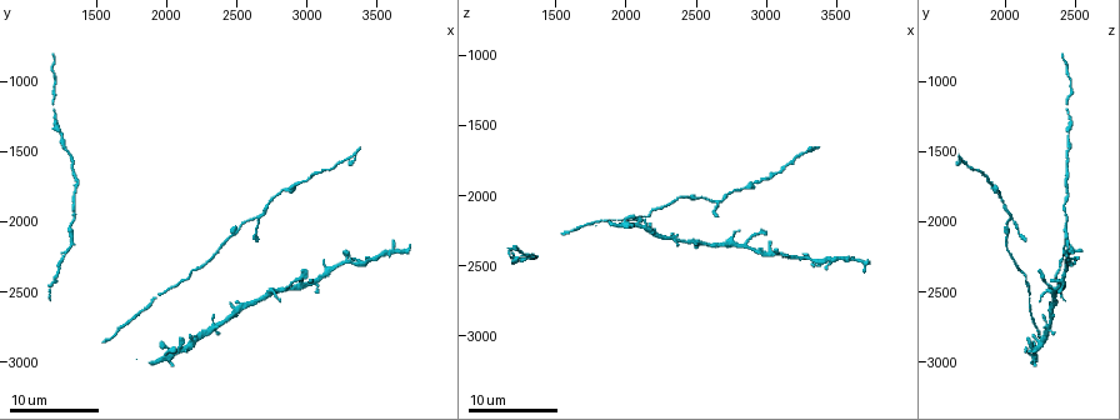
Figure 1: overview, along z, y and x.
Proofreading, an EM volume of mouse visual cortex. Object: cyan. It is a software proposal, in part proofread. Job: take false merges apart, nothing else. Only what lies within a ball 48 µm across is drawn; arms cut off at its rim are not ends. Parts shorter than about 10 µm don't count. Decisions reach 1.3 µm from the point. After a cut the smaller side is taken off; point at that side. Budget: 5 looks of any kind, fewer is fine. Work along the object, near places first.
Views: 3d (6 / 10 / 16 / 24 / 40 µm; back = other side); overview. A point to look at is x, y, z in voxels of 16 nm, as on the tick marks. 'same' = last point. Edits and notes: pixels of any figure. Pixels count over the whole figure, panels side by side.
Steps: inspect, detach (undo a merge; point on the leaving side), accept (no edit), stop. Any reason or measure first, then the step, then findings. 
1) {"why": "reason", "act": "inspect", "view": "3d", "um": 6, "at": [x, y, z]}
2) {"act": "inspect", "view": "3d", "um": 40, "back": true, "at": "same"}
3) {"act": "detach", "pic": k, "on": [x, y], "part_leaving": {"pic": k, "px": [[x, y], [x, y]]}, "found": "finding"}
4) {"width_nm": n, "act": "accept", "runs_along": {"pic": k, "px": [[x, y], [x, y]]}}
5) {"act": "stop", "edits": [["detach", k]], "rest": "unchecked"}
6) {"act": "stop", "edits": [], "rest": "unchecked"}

{"why": "sudden change in width", "act": "inspect", "view": "3d", "um": 16, "at": [2600, 1980, 2060]}

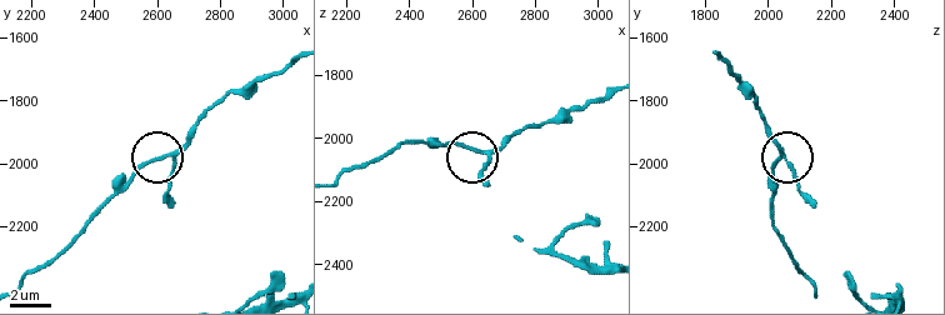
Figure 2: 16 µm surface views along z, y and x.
{"why": "from behind", "act": "inspect", "view": "3d", "um": 16, "back": true, "at": [2620, 1980, 2040]}

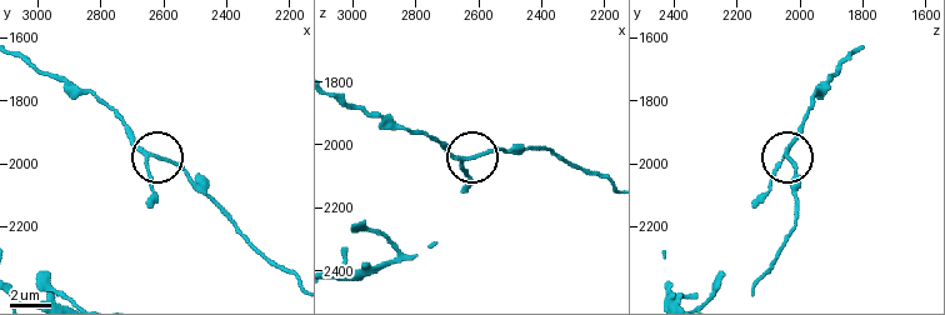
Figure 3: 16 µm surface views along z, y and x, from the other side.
{"act": "accept", "found": "continuous, no second neuron"}

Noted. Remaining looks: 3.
{"why": "four-way junction", "act": "inspect", "view": "3d", "um": 6, "at": [3020, 2460, 2420]}

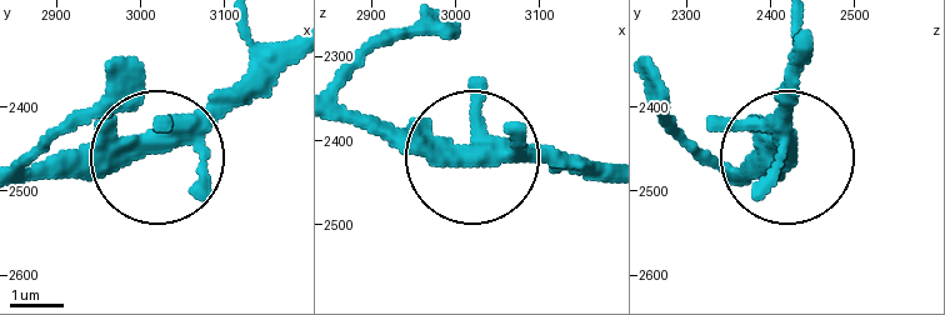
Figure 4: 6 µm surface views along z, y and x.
{"act": "inspect", "view": "3d", "um": 6, "back": true, "at": [3030, 2440, 2420]}

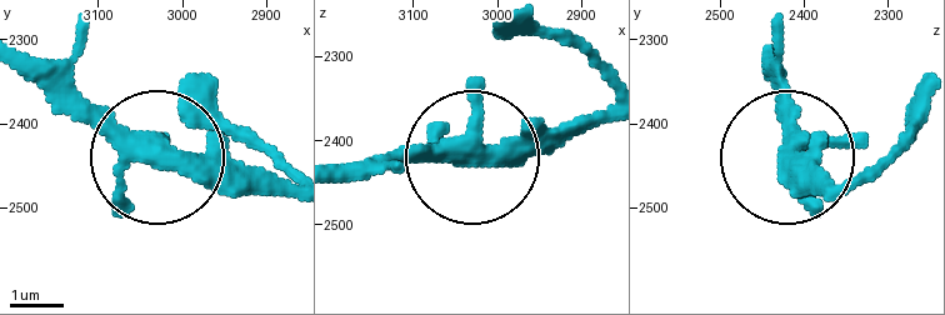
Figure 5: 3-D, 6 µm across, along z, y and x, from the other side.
{"act": "accept", "runs_along": {"pic": 5, "px": [[285, 198], [164, 161], [60, 68]]}, "found": "all the same neuron"}

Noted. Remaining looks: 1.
{"why": "side arm on a straight run", "act": "inspect", "view": "3d", "um": 16, "at": [2320, 2780, 2300]}

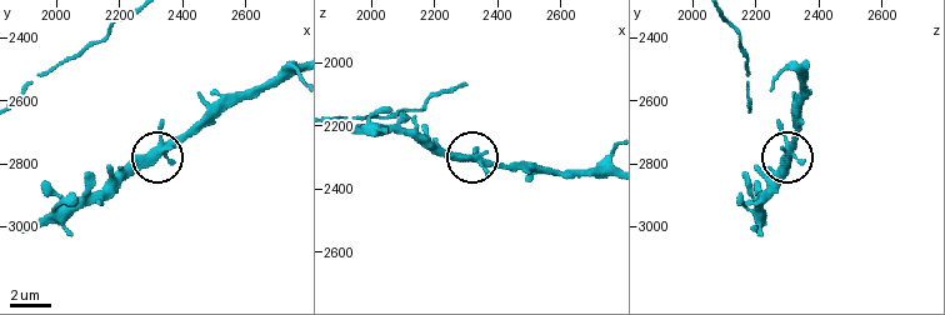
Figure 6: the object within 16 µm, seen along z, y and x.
{"width_nm": 350, "act": "accept", "found": "all the same neuron"}

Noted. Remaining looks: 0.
{"act": "stop", "edits": [], "rest": "unchecked"}

